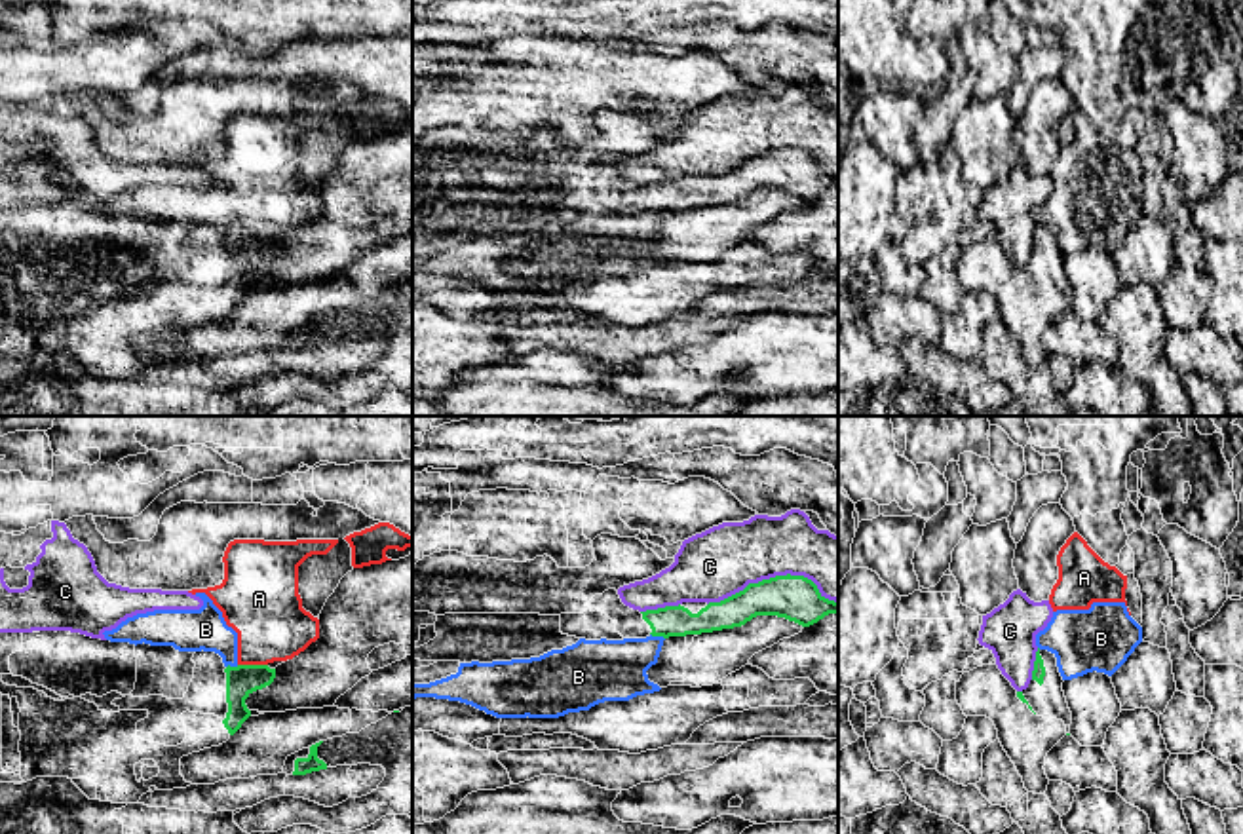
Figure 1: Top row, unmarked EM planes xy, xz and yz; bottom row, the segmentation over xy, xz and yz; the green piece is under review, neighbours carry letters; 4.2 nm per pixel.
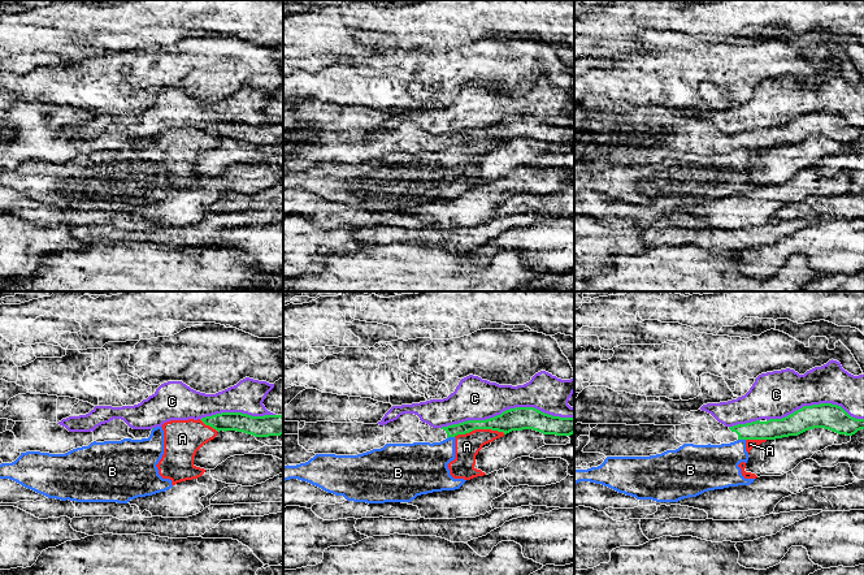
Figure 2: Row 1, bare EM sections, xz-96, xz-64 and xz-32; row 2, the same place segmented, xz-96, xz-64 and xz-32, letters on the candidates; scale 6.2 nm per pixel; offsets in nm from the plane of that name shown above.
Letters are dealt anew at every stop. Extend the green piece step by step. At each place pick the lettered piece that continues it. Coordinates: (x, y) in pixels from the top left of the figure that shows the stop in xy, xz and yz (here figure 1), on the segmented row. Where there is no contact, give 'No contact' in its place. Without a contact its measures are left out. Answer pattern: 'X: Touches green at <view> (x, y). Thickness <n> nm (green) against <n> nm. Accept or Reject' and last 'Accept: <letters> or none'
A: Touches green at xy (253, 665). Thickness 130 nm (green) against 320 nm. Reject
B: Touches green at xz (658, 635). Thickness 130 nm (green) against 260 nm. Reject
C: Touches green at xz (772, 578). Thickness 190 nm (green) against 300 nm. Reject
Accept: none

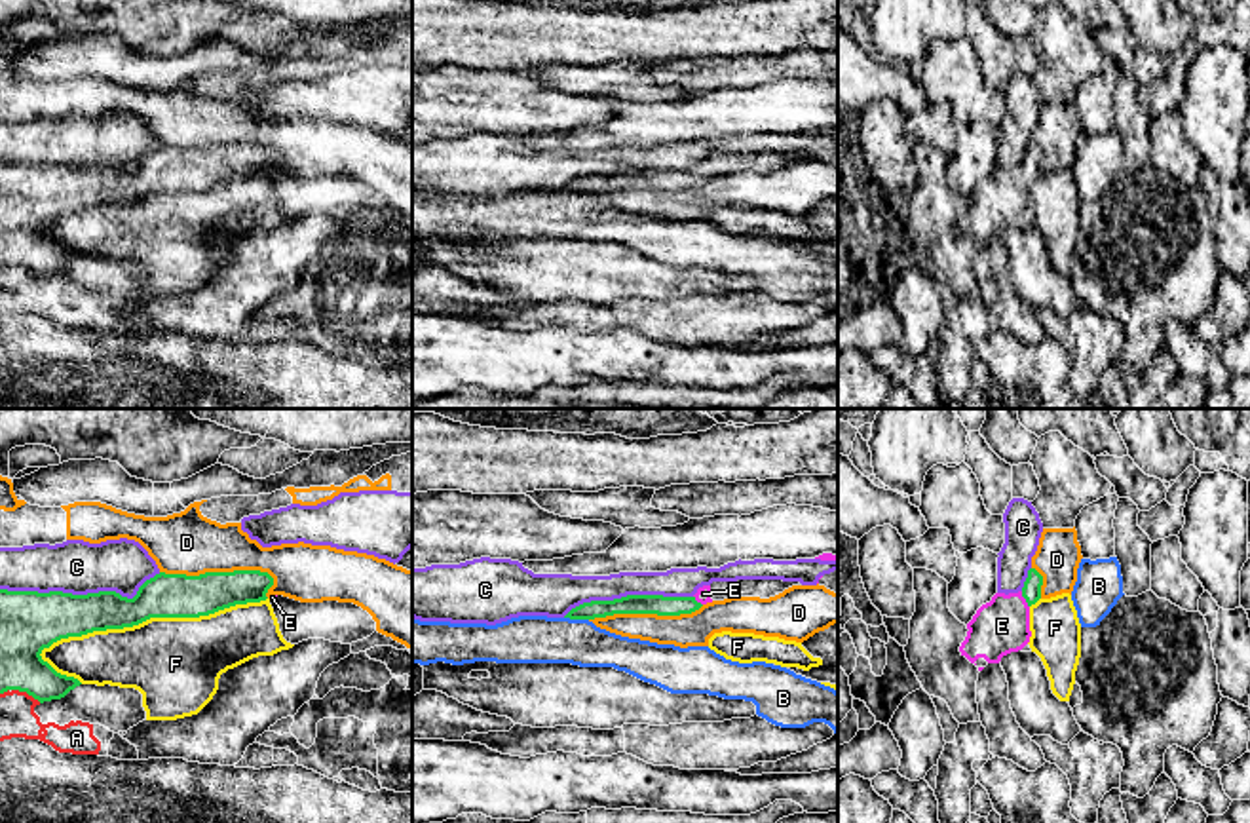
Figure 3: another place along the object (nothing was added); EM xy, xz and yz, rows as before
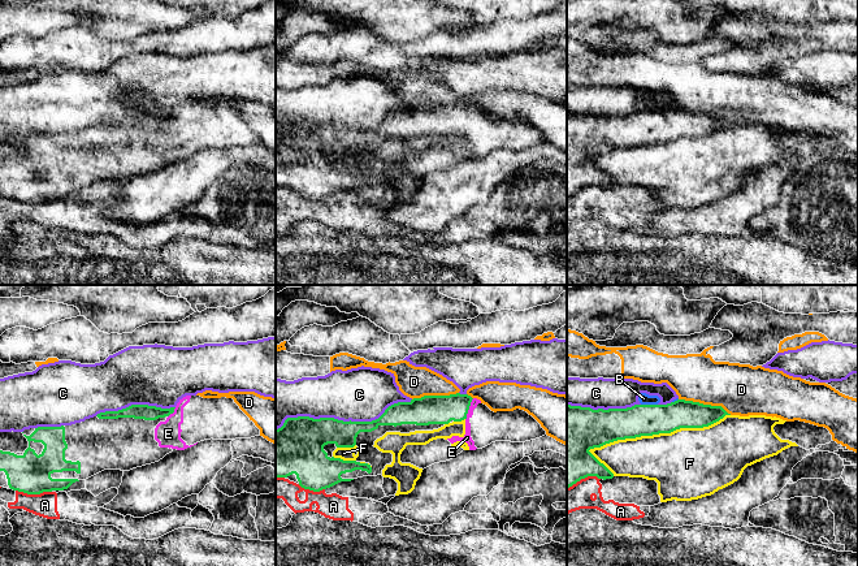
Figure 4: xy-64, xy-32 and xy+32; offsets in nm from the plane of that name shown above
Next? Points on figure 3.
A: Touches green at xy (27, 692). Thickness 200 nm (green) against 160 nm. Reject
B: Touches green at xz (576, 618). Thickness 80 nm (green) against 200 nm. Reject
C: Touches green at xy (80, 595). Thickness 260 nm (green) against 220 nm. Reject
D: Touches green at xy (219, 573). Thickness 190 nm (green) against 260 nm. Reject
E: Touches green at yz (1024, 597). Thickness 80 nm (green) against 240 nm. Accept
F: Touches green at xy (152, 616). Thickness 190 nm (green) against 380 nm. Reject
Accept: E

